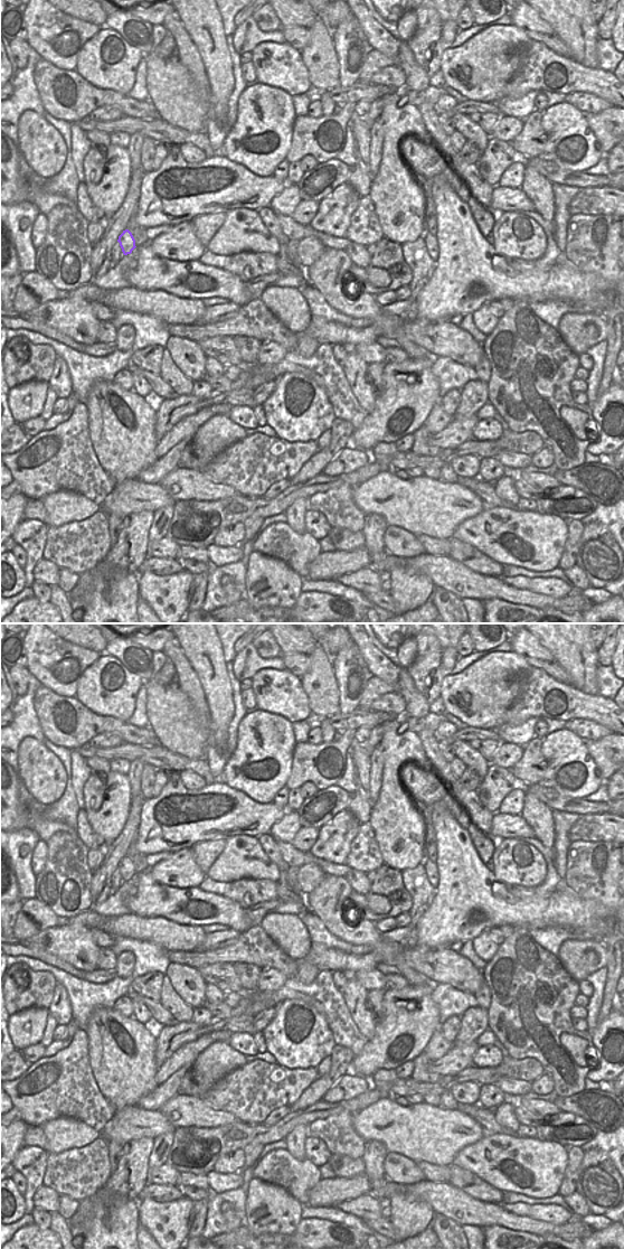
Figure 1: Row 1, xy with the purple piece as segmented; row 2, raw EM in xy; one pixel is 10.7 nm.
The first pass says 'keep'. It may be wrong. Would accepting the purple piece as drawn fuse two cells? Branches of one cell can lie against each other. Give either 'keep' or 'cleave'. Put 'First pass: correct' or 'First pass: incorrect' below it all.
keep
First pass: correct

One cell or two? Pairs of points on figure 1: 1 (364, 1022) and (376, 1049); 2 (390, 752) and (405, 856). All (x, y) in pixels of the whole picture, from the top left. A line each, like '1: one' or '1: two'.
1: two
2: one

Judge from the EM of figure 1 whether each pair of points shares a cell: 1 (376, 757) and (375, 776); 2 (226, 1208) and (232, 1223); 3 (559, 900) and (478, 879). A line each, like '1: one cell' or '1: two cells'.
1: one cell
2: one cell
3: one cell

